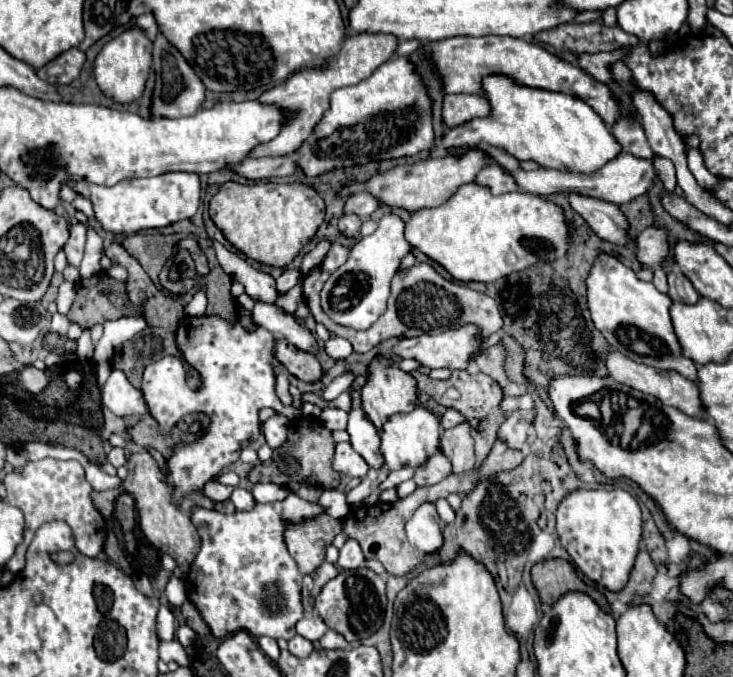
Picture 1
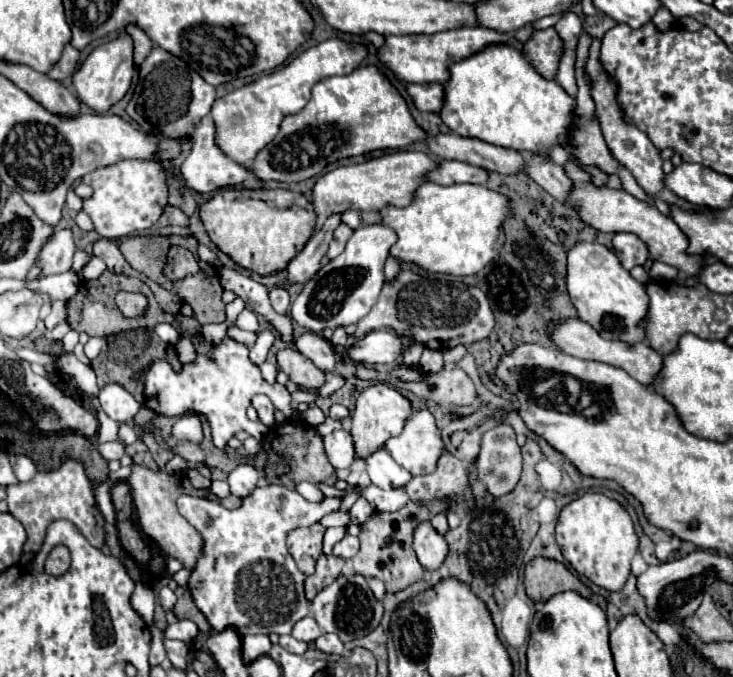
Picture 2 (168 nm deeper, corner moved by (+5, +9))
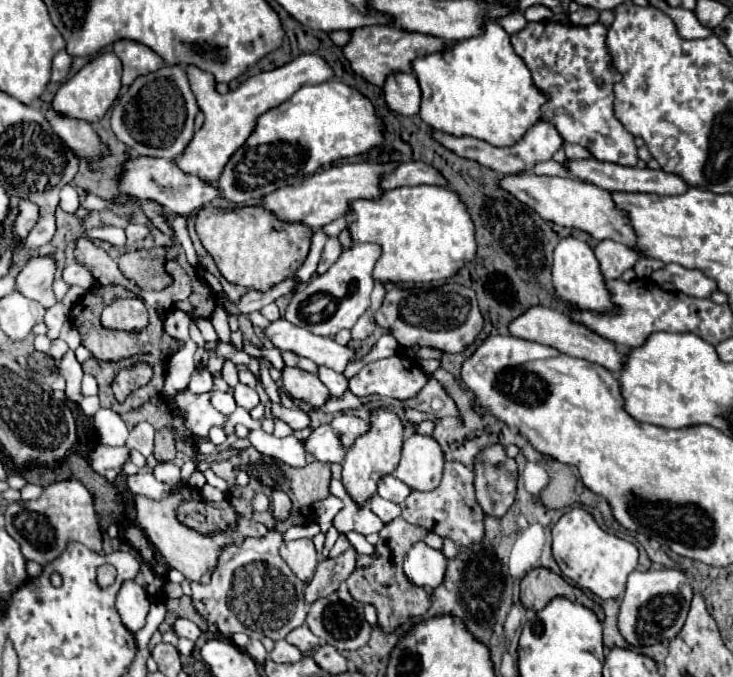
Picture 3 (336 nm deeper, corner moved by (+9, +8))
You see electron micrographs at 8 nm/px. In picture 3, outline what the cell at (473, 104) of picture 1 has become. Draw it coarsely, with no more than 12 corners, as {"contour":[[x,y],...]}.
{"contour":[[390,73],[382,89],[390,111],[416,115],[422,93],[412,73]]}

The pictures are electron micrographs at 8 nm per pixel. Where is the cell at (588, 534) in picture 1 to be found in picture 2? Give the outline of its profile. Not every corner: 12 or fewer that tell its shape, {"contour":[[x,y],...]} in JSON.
{"contour":[[586,492],[562,508],[556,542],[610,592],[638,548],[618,500]]}

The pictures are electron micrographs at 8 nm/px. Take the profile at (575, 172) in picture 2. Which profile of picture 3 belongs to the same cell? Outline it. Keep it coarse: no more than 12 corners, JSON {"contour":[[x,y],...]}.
{"contour":[[556,161],[536,163],[536,175],[570,177],[568,171]]}

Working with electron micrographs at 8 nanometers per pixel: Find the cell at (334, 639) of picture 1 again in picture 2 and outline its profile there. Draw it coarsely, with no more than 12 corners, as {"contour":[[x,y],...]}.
{"contour":[[322,634],[314,646],[326,654],[344,654],[336,634]]}

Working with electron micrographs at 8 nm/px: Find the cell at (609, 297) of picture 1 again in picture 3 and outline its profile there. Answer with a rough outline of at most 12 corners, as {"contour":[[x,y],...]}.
{"contour":[[558,241],[552,285],[558,297],[598,313],[614,309],[594,251]]}

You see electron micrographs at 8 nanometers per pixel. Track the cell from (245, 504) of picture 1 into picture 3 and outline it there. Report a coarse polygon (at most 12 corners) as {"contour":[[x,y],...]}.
{"contour":[[208,483],[200,489],[206,501],[222,501],[224,493]]}

